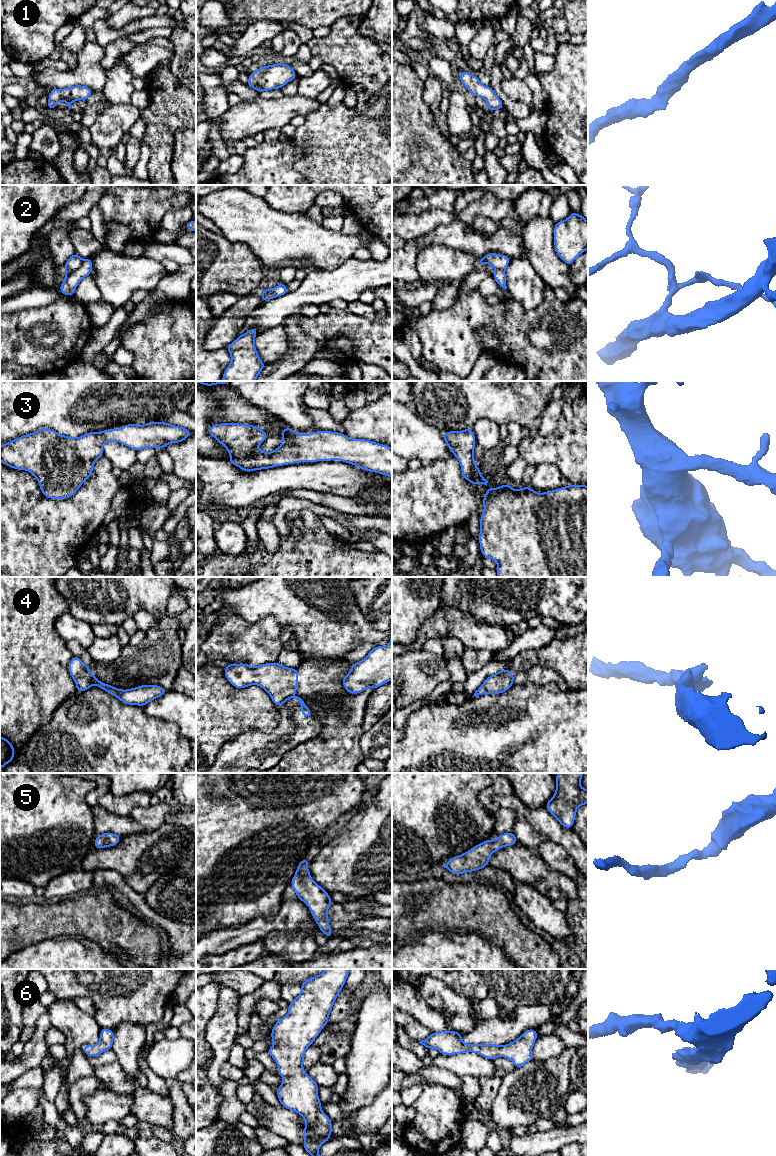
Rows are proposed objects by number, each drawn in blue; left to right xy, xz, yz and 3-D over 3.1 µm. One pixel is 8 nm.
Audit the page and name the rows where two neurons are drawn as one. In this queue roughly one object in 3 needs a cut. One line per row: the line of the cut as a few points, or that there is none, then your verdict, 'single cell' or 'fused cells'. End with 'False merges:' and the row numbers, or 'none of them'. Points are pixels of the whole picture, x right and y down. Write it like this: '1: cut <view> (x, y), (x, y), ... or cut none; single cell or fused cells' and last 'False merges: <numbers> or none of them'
1: cut none; single cell
2: cut xy (83, 260), (76, 269), (66, 273); fused cells
3: cut none; single cell
4: cut xy (97, 679), (94, 684); fused cells
5: cut none; single cell
6: cut none; single cell
False merges: 2, 4

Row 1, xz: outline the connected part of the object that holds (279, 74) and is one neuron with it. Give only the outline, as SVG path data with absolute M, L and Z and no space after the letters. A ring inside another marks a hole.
M275 63L259 67L256 71L250 73L247 85L261 93L275 88L281 89L296 77L296 72L289 64Z

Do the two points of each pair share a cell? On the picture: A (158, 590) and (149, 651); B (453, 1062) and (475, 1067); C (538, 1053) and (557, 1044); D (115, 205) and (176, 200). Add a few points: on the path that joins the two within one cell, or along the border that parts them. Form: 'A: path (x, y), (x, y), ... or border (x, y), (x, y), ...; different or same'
A: border (164, 614), (158, 619); different
B: path (458, 1064), (470, 1064); same
C: path (543, 1049), (552, 1045); same
D: path (130, 205), (149, 205), (161, 200); same

